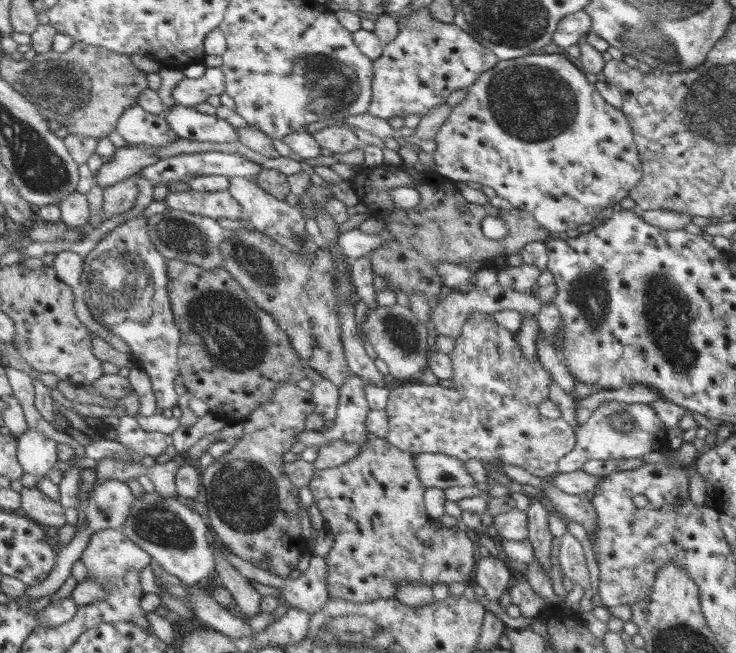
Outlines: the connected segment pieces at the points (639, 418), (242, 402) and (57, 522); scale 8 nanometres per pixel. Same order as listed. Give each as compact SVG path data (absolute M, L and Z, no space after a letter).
M616 400L602 402L589 420L575 431L576 443L569 454L558 462L559 473L581 470L588 460L621 460L638 458L644 454L665 454L669 448L668 429L655 410L645 403L622 403Z
M178 259L166 261L166 274L168 274L168 298L170 306L174 314L176 328L180 330L180 342L177 350L179 375L182 378L182 384L187 389L187 392L204 400L208 404L210 413L219 419L224 420L228 425L243 421L257 409L266 407L267 403L273 396L274 390L277 390L278 384L297 383L302 378L306 378L304 367L307 362L296 354L296 351L290 344L288 335L278 326L273 316L262 310L256 301L247 296L245 289L234 280L234 277L224 267L214 267L214 269L206 270L205 268L184 262Z
M37 486L24 487L19 493L23 515L34 520L35 524L52 532L67 524L65 508L59 502L50 499Z

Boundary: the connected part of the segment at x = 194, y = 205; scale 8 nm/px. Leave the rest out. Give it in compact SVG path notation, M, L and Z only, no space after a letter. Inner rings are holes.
M193 189L188 192L170 191L163 202L170 209L212 219L240 220L245 216L244 208L227 191L198 192Z

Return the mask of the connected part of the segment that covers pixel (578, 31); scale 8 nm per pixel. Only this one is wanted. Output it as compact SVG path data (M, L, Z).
M584 10L566 14L558 23L551 42L566 51L570 46L578 45L591 30L591 26L592 18Z

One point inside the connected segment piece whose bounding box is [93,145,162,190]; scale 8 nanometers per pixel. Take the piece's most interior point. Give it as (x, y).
(125, 162)

